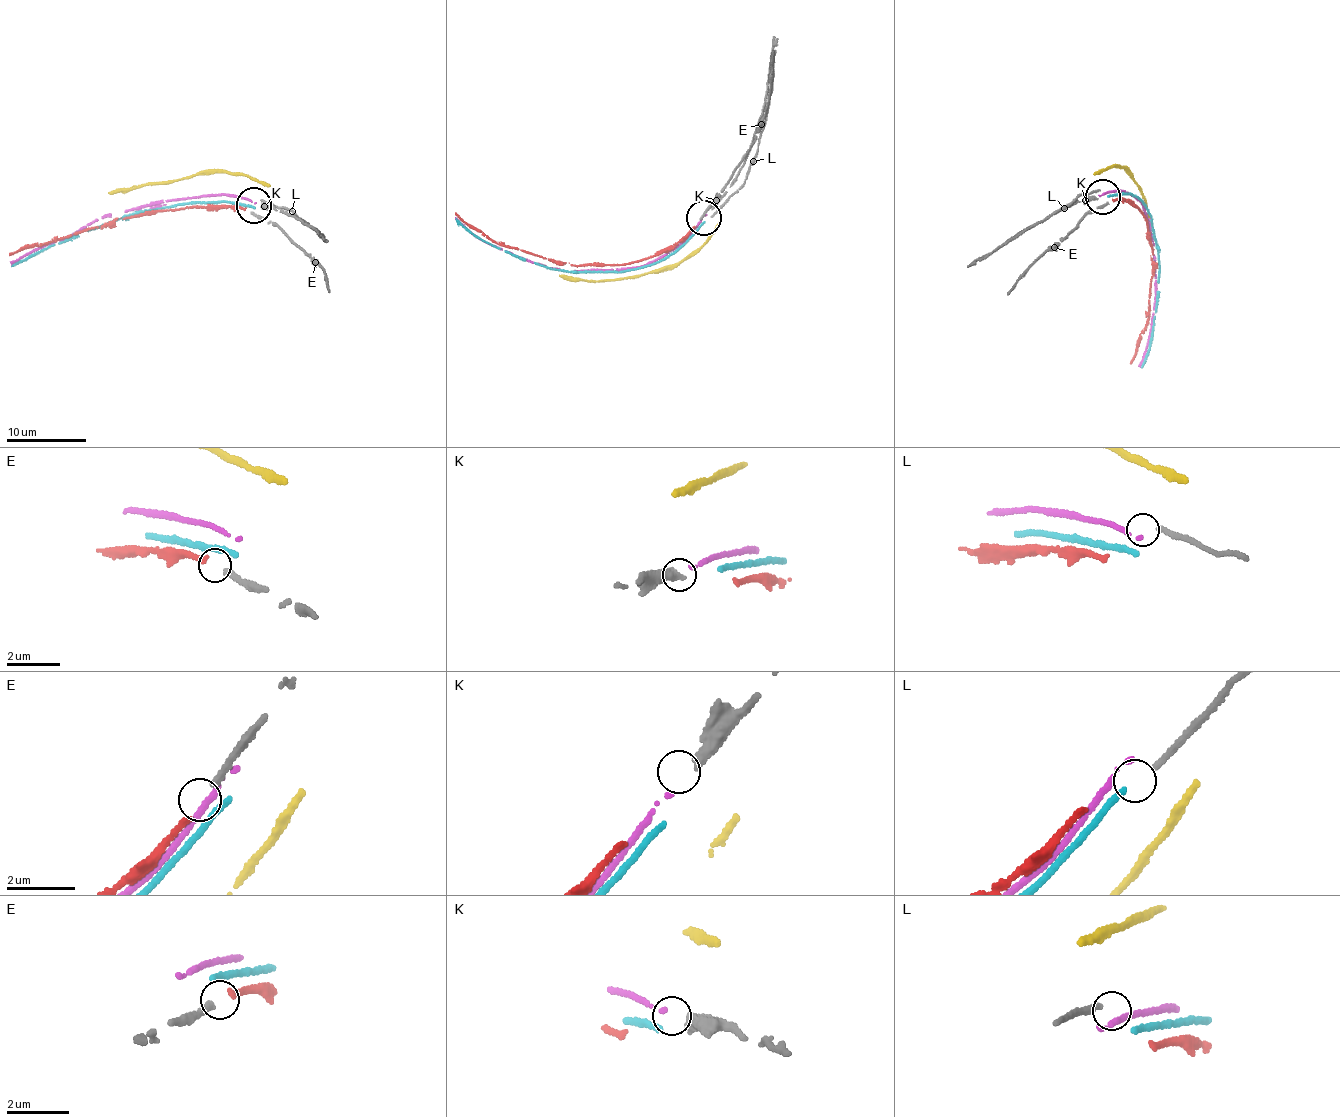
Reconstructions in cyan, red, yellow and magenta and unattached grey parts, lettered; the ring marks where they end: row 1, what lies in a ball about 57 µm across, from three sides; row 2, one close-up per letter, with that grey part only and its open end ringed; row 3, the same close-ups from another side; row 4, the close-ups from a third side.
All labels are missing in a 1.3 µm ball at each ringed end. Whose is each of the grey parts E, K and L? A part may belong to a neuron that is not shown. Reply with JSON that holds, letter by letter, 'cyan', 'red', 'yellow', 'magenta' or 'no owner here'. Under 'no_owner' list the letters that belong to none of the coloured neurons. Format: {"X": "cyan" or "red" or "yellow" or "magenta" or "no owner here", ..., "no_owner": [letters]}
{"E": "red", "K": "magenta", "L": "no owner here", "no_owner": ["L"]}

